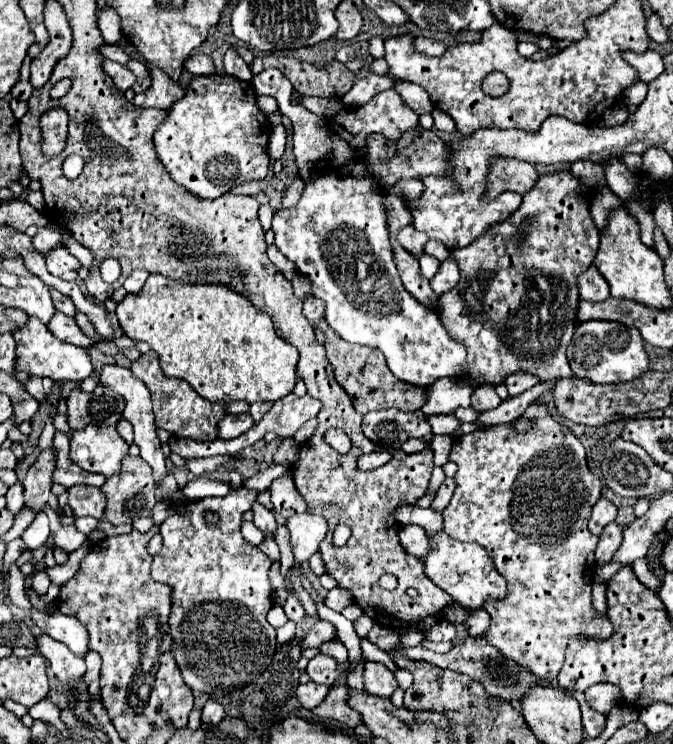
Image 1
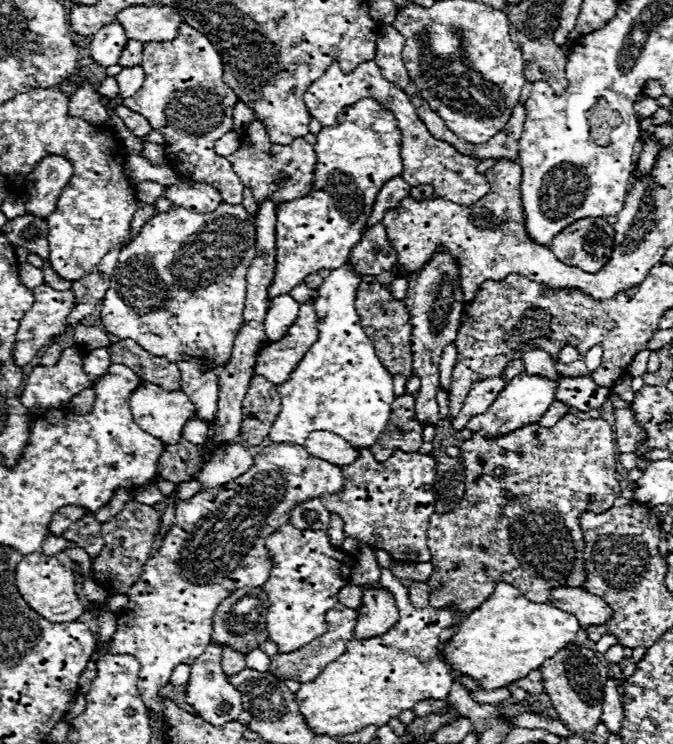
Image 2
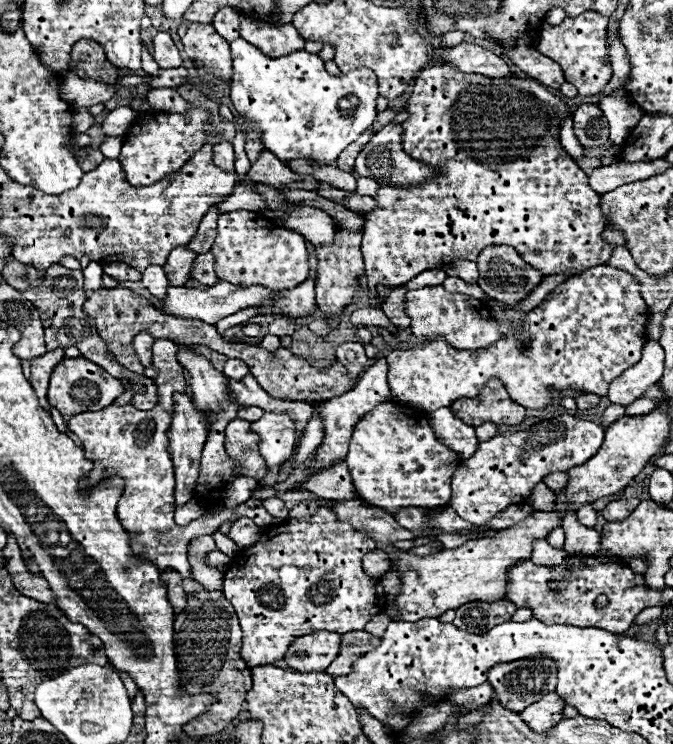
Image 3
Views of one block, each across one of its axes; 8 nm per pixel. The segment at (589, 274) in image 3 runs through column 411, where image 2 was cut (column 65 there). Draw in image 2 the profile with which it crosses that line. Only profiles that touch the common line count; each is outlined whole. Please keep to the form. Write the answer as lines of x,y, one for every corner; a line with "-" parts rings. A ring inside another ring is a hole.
68,346
62,350
62,356
54,366
36,366
24,384
20,402
30,412
42,412
42,410
50,410
50,408
60,408
62,404
68,404
76,394
80,394
80,390
90,388
92,382
82,368
82,356
84,356
84,348

